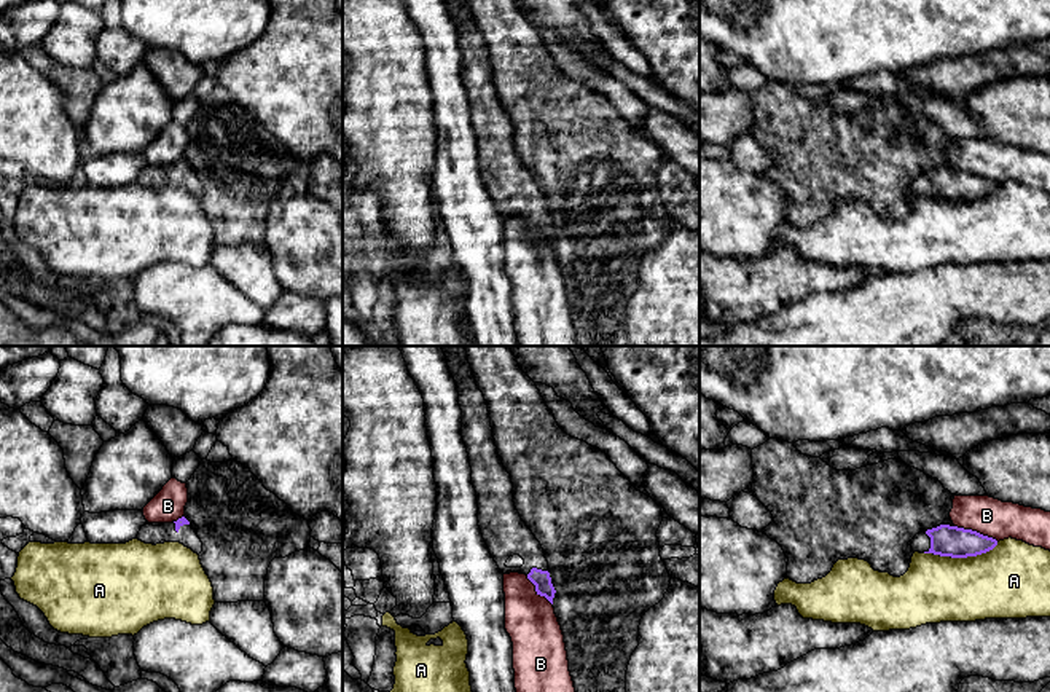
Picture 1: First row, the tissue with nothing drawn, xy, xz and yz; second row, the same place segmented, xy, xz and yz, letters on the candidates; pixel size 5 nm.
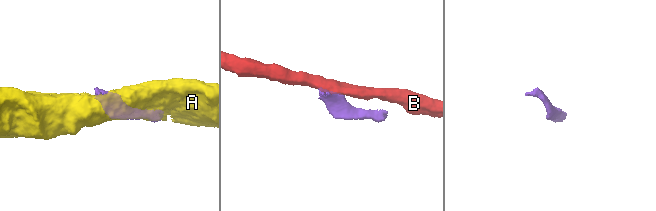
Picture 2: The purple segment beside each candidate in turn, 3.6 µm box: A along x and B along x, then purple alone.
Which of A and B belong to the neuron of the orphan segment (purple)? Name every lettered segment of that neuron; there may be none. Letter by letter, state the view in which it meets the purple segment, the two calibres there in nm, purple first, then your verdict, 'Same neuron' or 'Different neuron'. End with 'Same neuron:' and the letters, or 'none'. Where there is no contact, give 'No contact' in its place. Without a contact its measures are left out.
A: Touches purple in yz. Thickness 160 nm (purple) against 360 nm. Different neuron
B: Touches purple in yz. Thickness 160 nm (purple) against 190 nm. Different neuron
Same neuron: none

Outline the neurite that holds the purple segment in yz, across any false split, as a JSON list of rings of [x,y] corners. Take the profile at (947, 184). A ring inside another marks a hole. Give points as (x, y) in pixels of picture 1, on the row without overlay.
[[[950,167],[923,174],[911,182],[911,193],[951,201],[977,199],[993,193],[997,183],[972,172]]]

